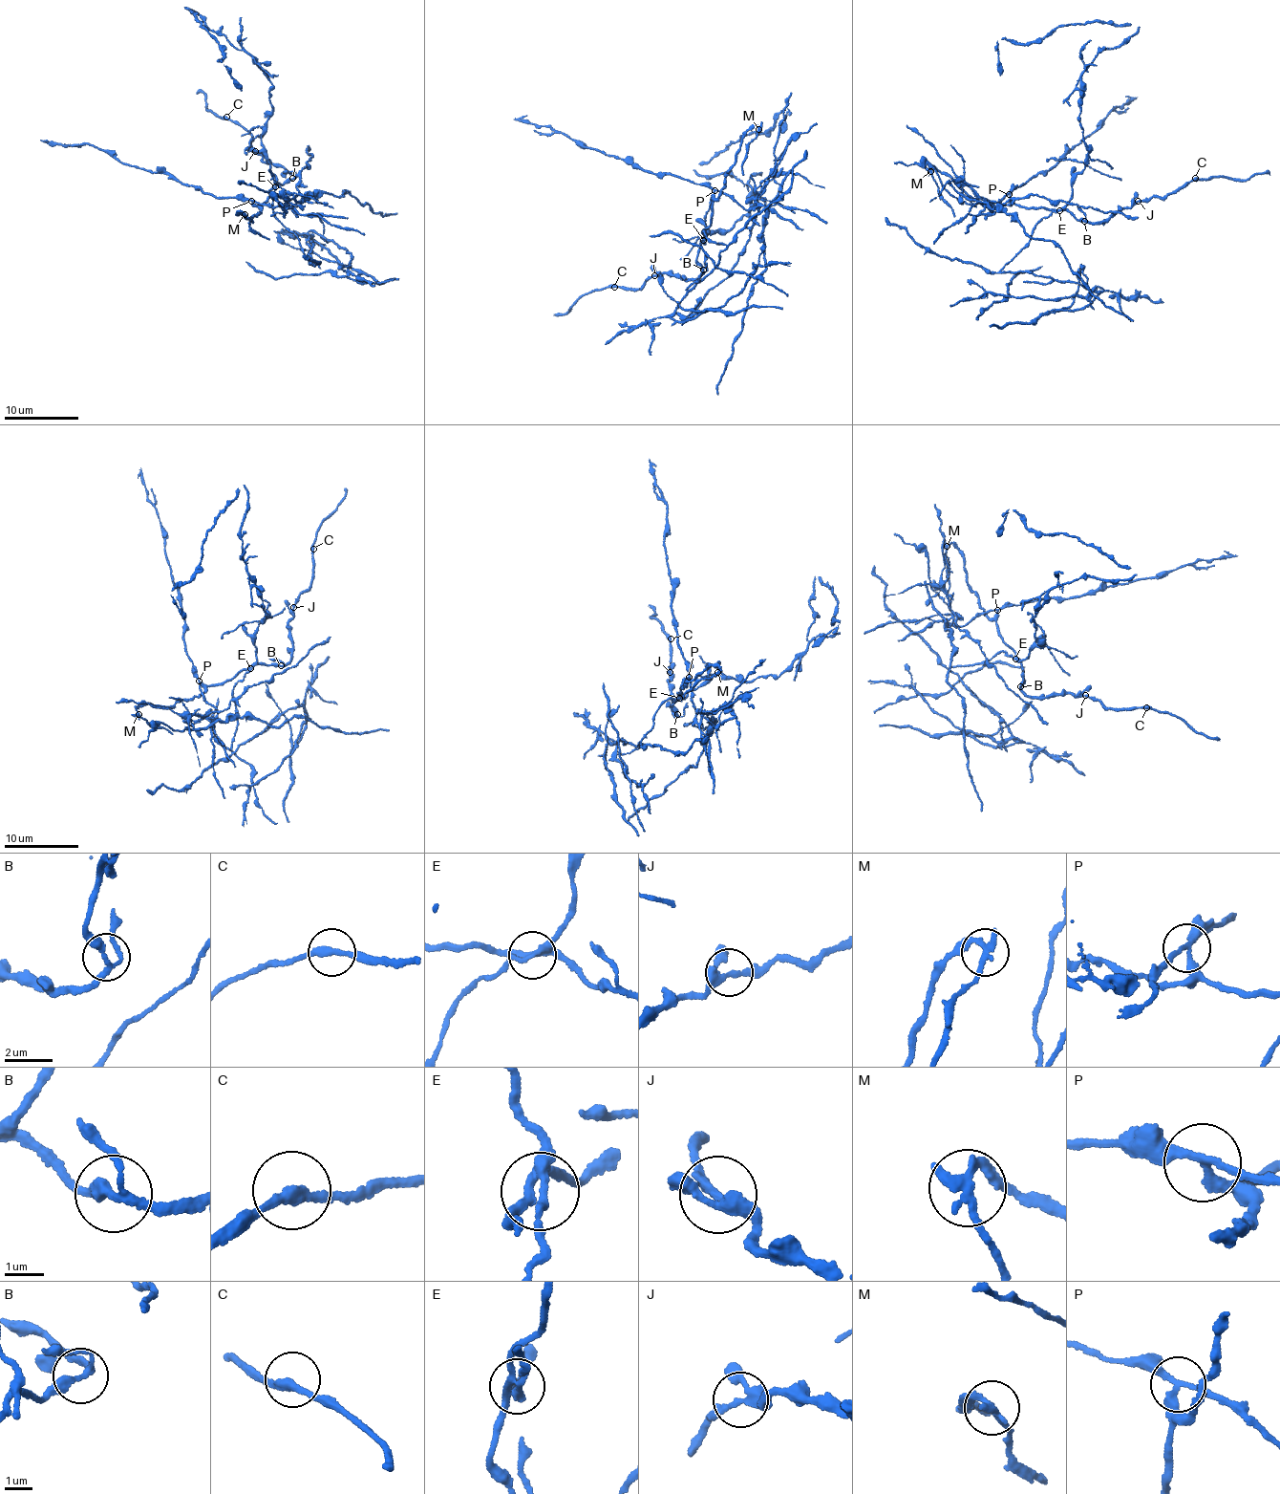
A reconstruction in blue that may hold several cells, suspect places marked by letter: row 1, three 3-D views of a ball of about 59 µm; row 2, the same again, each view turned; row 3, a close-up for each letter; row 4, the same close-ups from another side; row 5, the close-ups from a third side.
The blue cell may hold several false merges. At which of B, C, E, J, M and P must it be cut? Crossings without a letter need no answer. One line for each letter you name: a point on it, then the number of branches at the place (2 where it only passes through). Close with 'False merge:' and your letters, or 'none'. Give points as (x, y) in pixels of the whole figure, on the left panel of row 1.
E: at (275, 186); 4 branches meet
M: at (245, 214); 2 branches meet
P: at (251, 201); 3 branches meet
False merge: E, M, P

